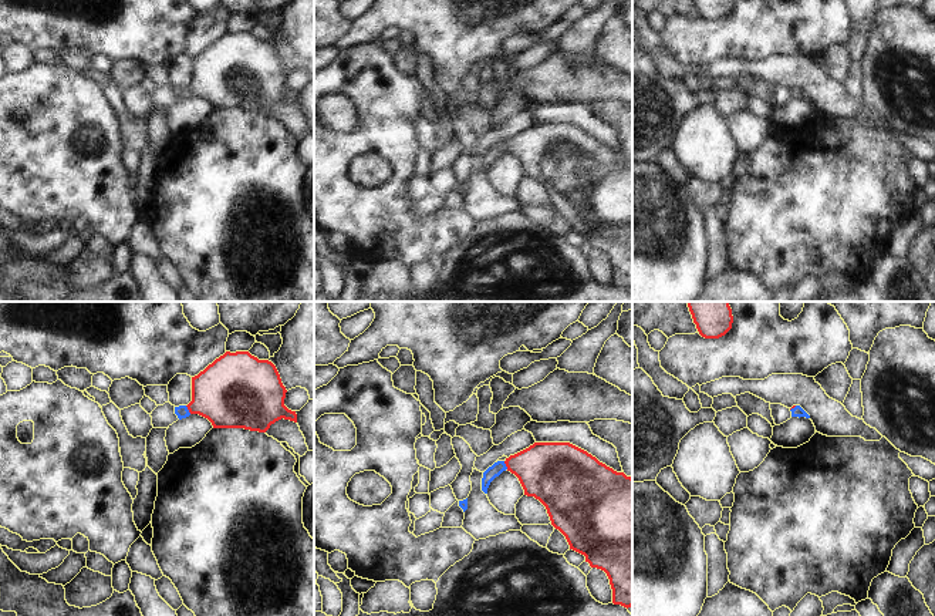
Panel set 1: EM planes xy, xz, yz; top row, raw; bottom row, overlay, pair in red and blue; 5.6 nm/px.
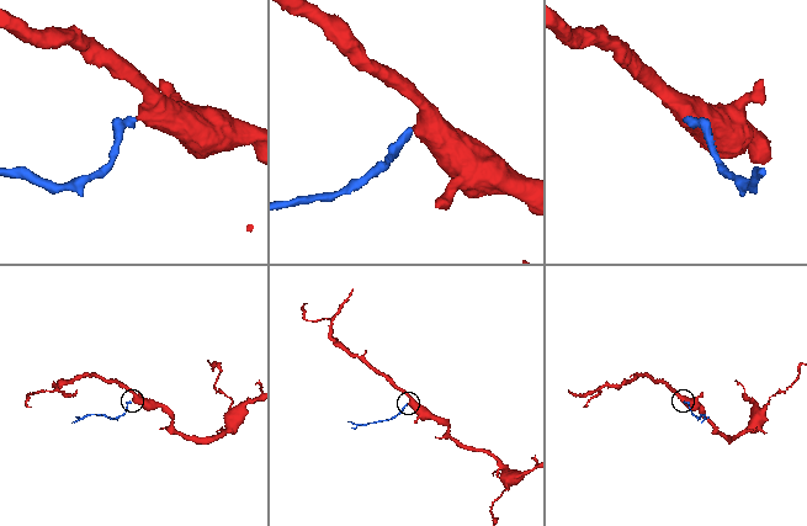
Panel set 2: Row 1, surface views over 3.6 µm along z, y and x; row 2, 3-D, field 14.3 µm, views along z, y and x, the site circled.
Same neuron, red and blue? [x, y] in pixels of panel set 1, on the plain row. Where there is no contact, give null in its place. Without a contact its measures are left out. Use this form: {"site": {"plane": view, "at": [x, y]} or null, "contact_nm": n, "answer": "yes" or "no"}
{"site": {"plane": "xy", "at": [188, 90]}, "contact_nm": 60, "answer": "yes"}

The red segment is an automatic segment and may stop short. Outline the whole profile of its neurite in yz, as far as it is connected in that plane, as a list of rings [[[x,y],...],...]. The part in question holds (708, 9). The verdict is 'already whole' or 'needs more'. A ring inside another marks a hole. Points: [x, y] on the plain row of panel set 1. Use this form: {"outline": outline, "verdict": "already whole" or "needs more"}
{"outline": [[[693,0],[699,16],[705,20],[719,20],[730,10],[733,0]]], "verdict": "already whole"}

